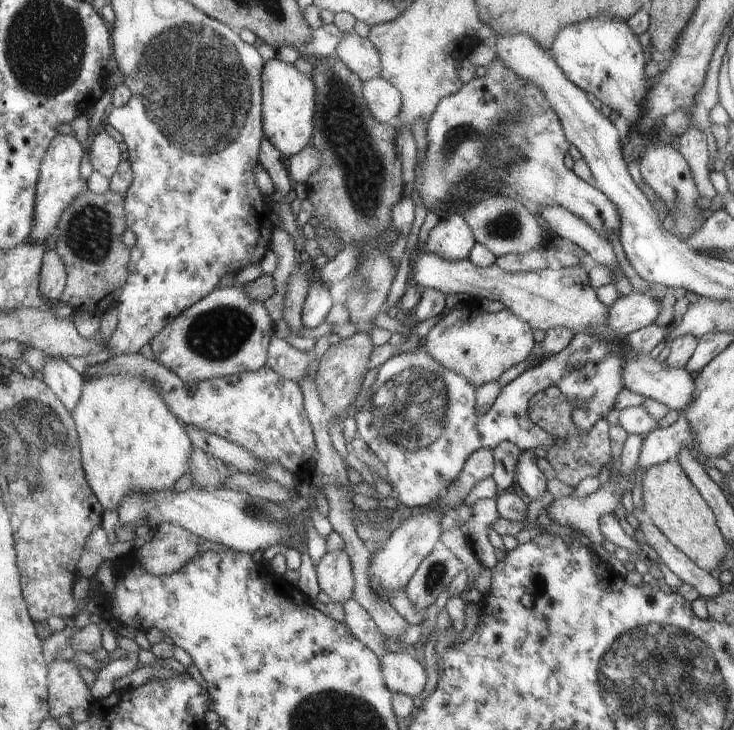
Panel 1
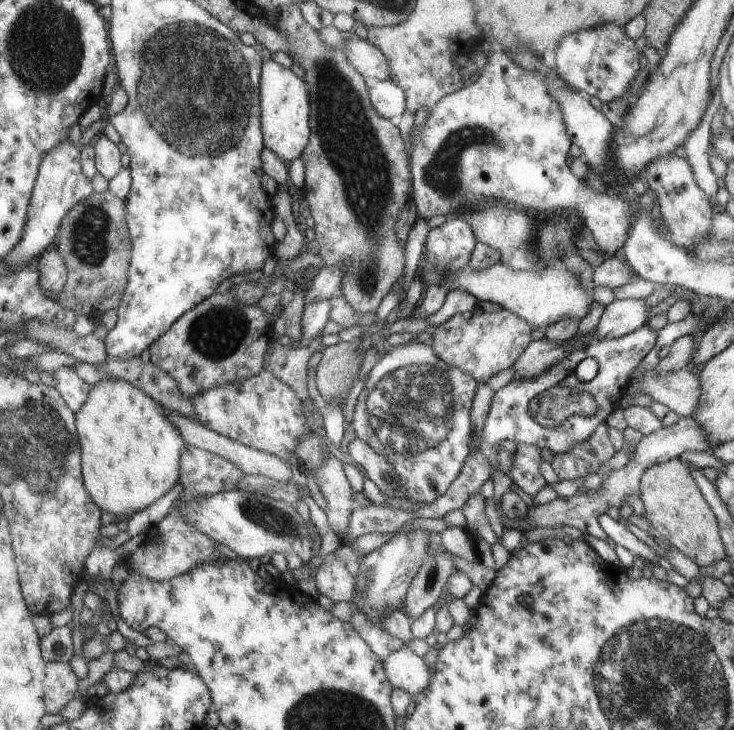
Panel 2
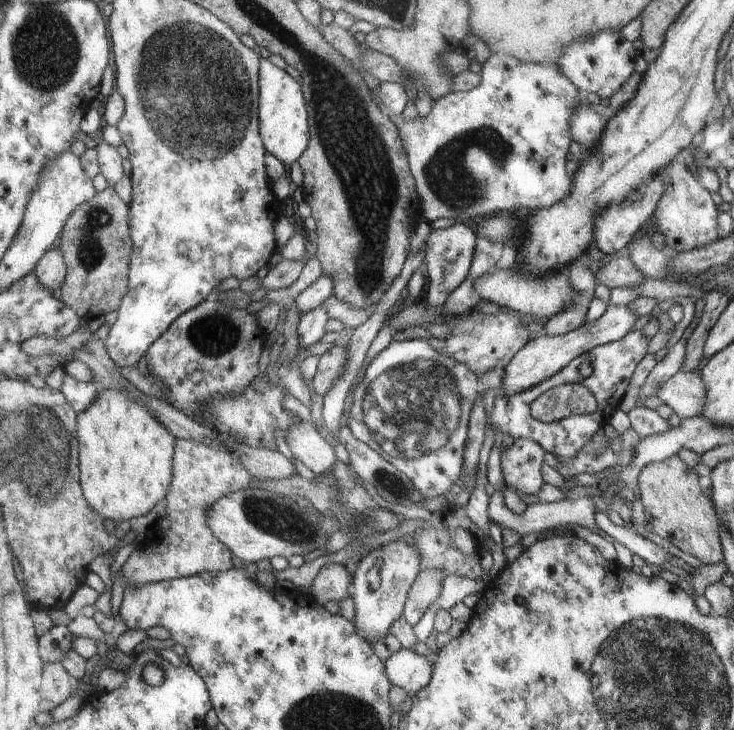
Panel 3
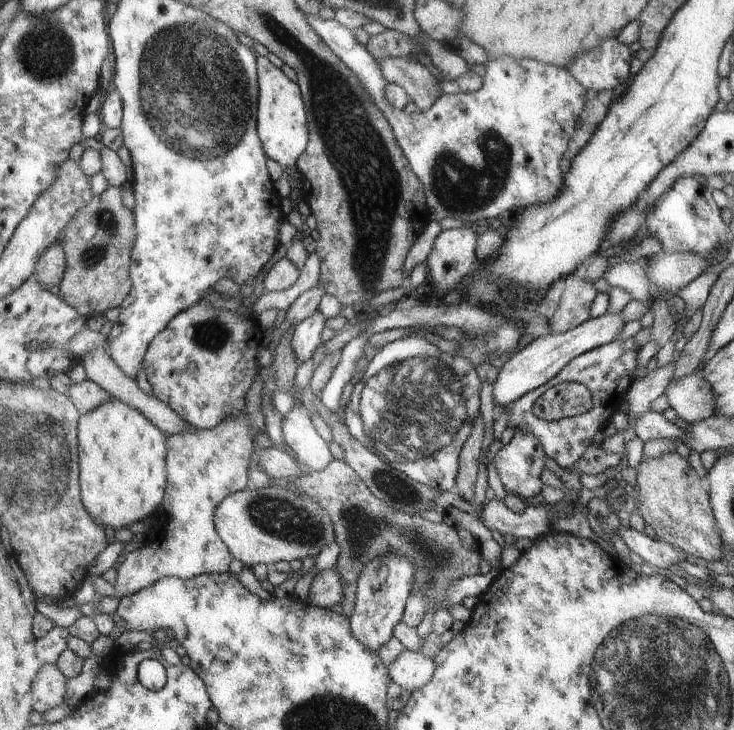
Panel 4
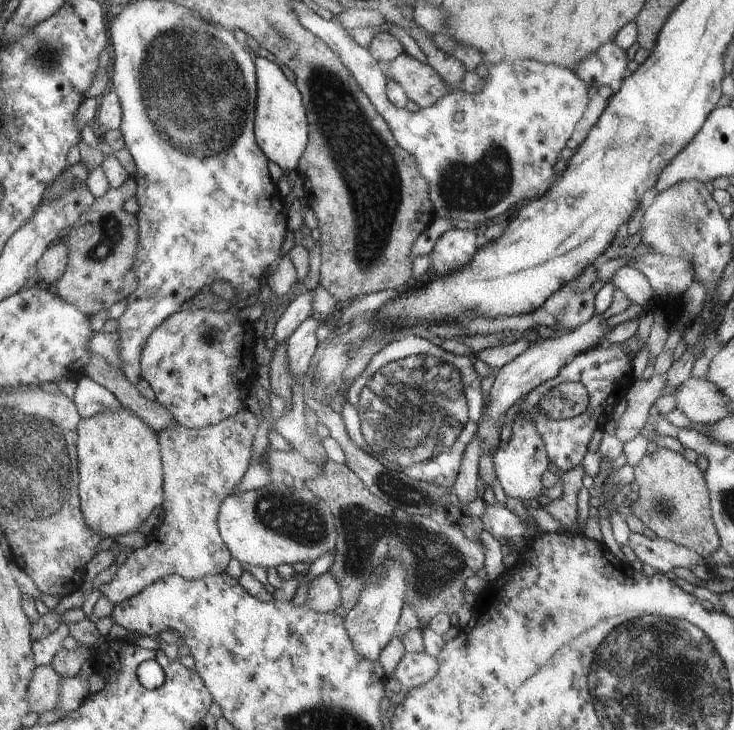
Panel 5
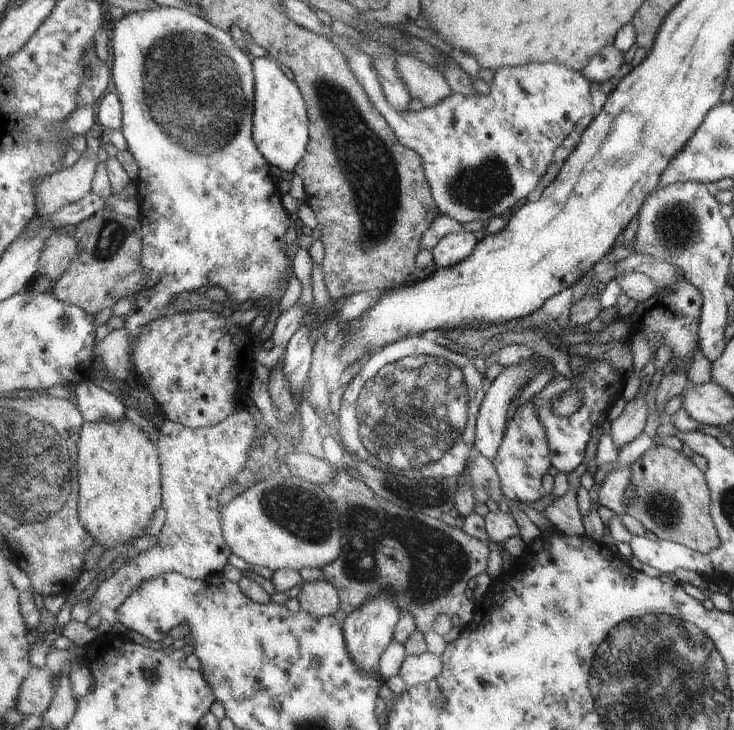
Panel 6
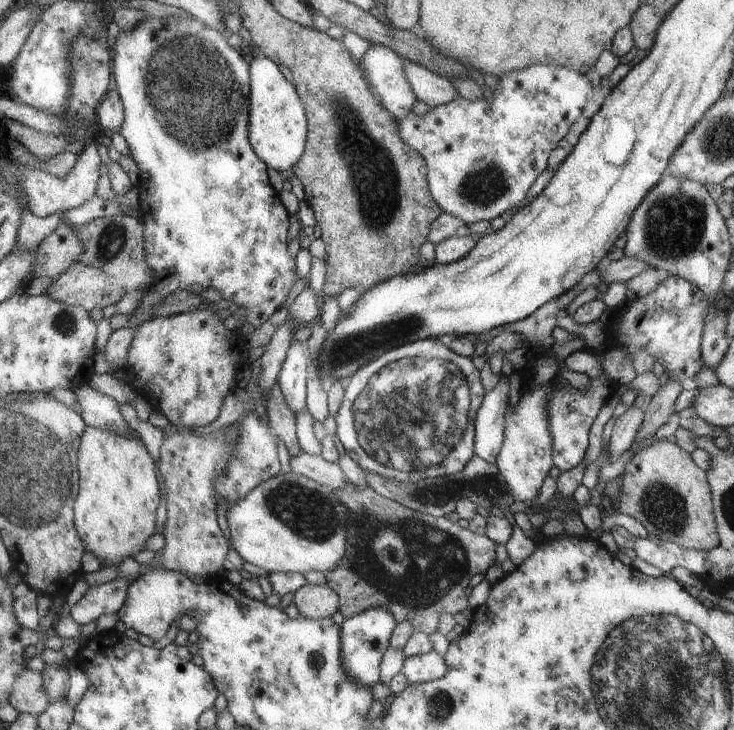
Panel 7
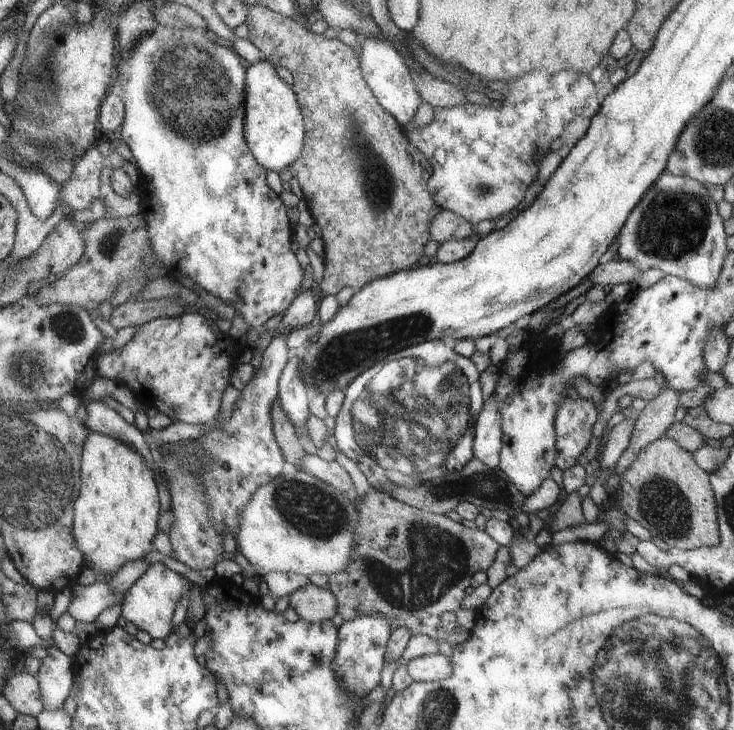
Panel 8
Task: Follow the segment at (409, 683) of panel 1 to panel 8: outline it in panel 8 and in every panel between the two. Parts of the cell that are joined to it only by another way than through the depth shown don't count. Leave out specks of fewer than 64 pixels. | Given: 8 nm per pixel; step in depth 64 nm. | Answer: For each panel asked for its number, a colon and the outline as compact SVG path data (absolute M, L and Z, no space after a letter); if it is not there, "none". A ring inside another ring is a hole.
2: M399 648L397 652L391 652L383 660L383 668L385 668L385 676L389 684L395 690L409 692L411 696L421 694L427 682L431 682L423 660L407 648Z
3: M401 648L385 660L385 672L395 686L403 688L407 694L413 696L427 686L431 666L423 656L415 654L413 648Z
4: M401 650L397 658L387 666L391 682L399 684L403 690L409 690L411 694L421 690L429 680L433 678L431 672L435 672L435 662L425 658L419 652Z
5: M425 652L419 654L403 654L401 660L397 662L395 670L387 676L389 680L397 680L403 690L411 690L411 688L419 688L423 684L427 684L437 672L439 664L435 662L435 658L427 656Z
6: M425 652L419 656L405 656L399 668L399 678L405 682L407 690L409 688L417 688L419 684L425 684L433 678L437 678L443 670L443 662L441 658Z
7: M433 650L421 656L409 656L403 660L403 666L401 666L401 674L407 676L409 684L433 682L445 676L445 672L447 672L445 658Z
8: M441 654L409 660L405 662L405 668L407 668L407 674L413 678L413 682L439 682L449 678L449 674L453 672L449 658Z

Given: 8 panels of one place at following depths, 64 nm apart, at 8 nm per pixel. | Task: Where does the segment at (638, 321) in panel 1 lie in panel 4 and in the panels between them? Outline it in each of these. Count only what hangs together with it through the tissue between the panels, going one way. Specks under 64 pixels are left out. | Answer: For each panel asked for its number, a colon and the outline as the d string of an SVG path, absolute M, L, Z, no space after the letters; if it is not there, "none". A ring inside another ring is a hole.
2: M613 300L609 306L603 308L601 320L597 324L597 338L615 340L635 332L639 326L649 322L651 306L645 300Z
3: M607 304L607 310L593 324L585 324L583 322L579 328L571 330L565 336L541 336L541 338L529 340L529 344L525 344L513 356L513 360L503 368L505 370L505 378L503 378L503 386L499 388L499 392L503 390L503 394L513 396L513 394L517 394L521 390L533 388L541 380L547 380L549 376L553 376L555 372L559 372L561 368L565 368L565 364L569 364L579 354L589 352L595 346L603 346L603 344L621 340L625 334L631 332L631 328L635 326L635 322L641 318L641 316L635 314L635 310L631 306L633 304L615 304L615 306Z
4: M605 312L603 316L597 318L589 318L583 324L579 324L577 328L571 328L563 334L551 334L551 336L539 336L537 340L531 340L527 346L523 346L521 350L517 350L505 364L503 368L499 368L499 376L493 382L493 400L495 400L495 410L501 410L505 406L509 406L513 400L521 398L523 394L535 390L537 386L543 386L547 380L551 380L553 376L557 376L557 372L561 368L565 368L565 364L569 364L573 358L613 342L615 338L619 338L619 334L625 328L625 320L621 318L621 312L613 314L613 312Z

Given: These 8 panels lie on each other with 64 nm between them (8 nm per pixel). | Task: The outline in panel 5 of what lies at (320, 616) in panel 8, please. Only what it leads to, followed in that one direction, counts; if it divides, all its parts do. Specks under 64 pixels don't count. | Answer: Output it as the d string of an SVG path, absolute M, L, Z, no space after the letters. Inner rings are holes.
M327 572L311 580L311 588L307 588L305 606L327 614L333 612L337 606L341 606L341 596L343 594L341 594L339 580L331 572Z

